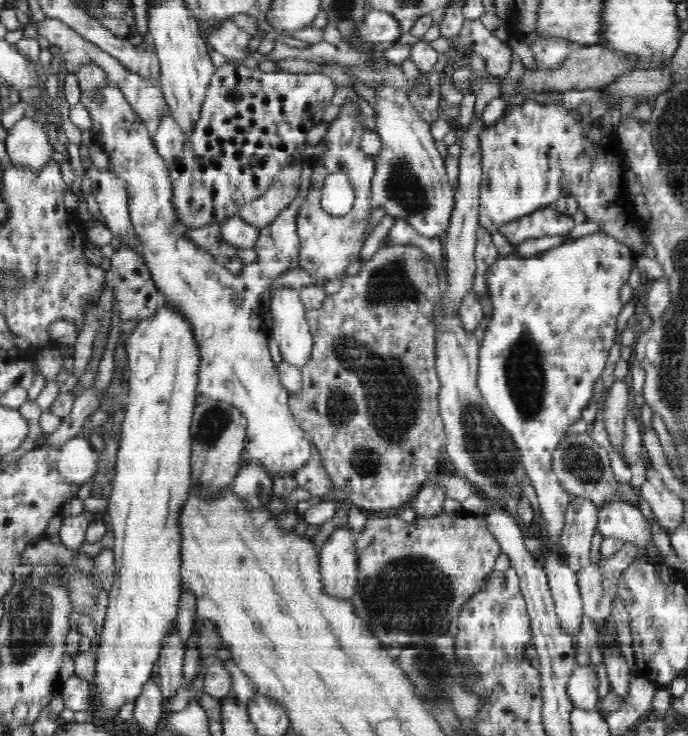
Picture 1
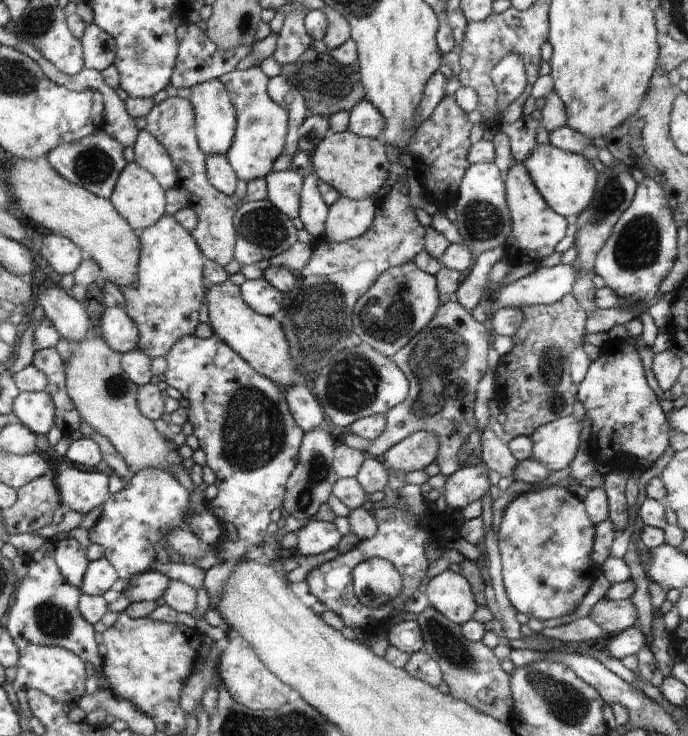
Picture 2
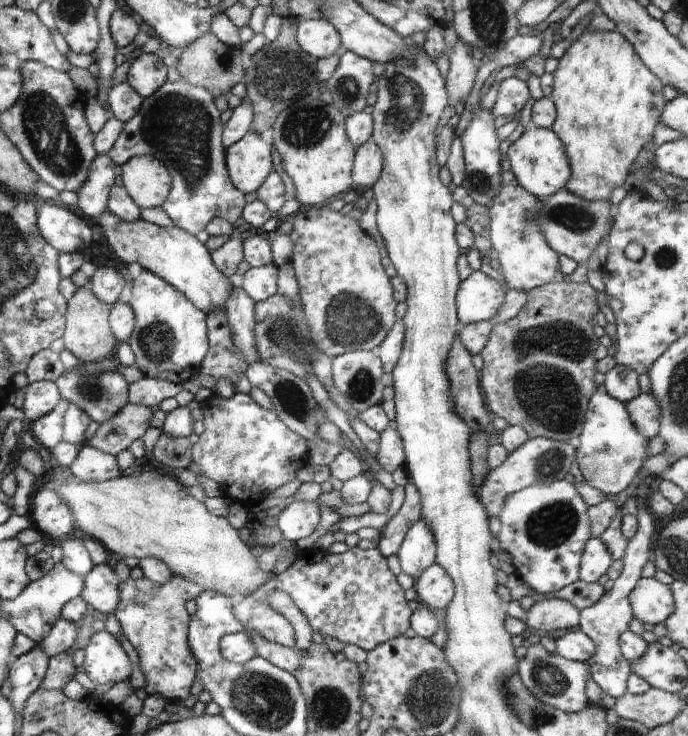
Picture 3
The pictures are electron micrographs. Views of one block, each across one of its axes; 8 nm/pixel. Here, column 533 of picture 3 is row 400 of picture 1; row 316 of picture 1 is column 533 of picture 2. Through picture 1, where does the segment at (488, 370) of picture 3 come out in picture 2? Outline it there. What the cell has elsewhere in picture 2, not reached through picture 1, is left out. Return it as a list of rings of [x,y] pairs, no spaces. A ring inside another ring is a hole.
[[[572,294],[558,303],[523,307],[524,320],[512,336],[514,348],[500,358],[495,370],[494,398],[507,418],[502,424],[512,436],[530,437],[546,424],[573,414],[578,399],[577,385],[571,380],[571,356],[587,332],[586,309]]]

